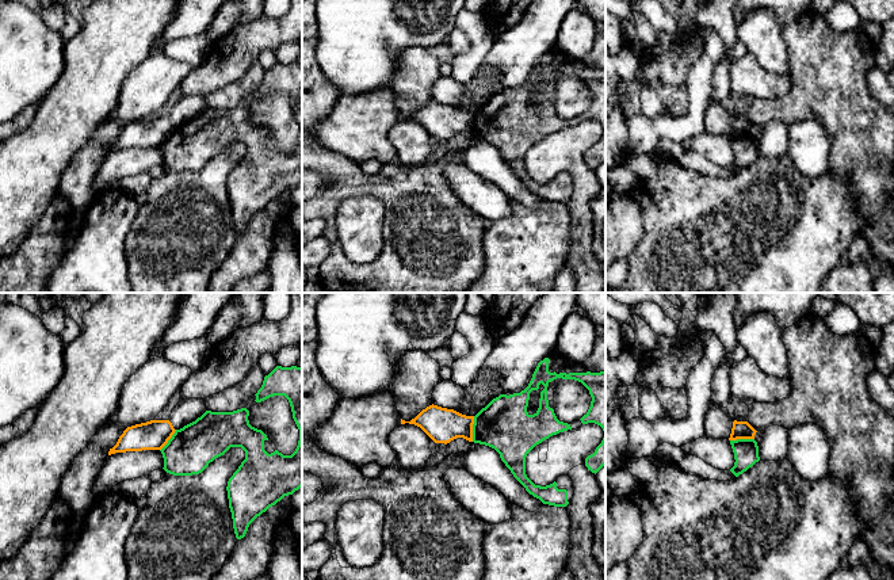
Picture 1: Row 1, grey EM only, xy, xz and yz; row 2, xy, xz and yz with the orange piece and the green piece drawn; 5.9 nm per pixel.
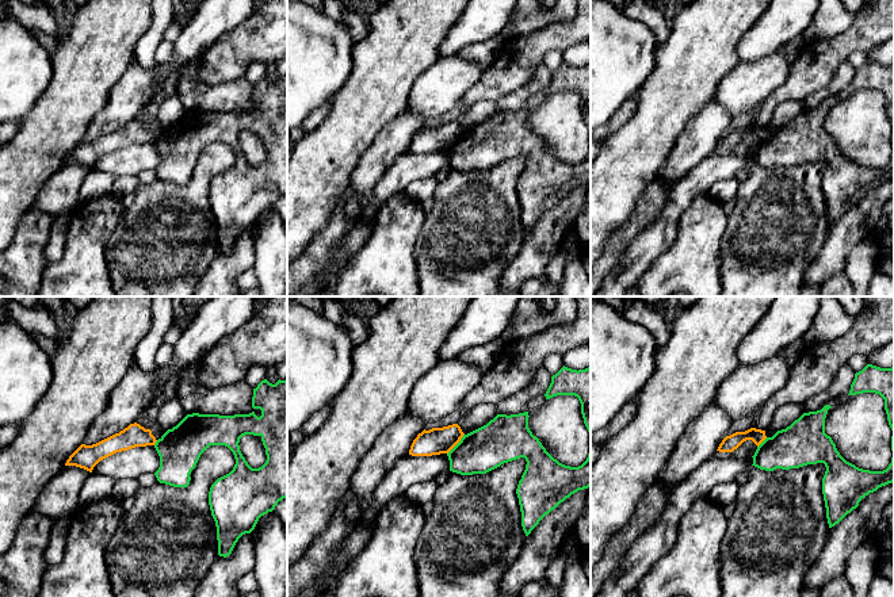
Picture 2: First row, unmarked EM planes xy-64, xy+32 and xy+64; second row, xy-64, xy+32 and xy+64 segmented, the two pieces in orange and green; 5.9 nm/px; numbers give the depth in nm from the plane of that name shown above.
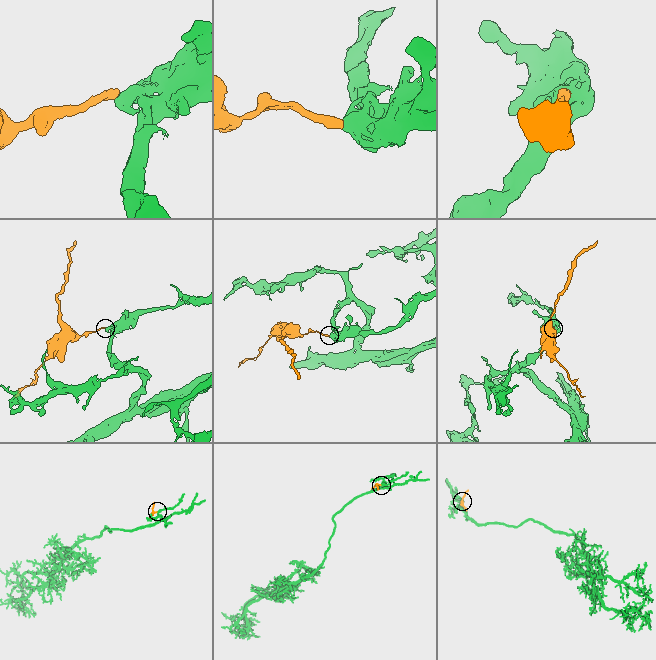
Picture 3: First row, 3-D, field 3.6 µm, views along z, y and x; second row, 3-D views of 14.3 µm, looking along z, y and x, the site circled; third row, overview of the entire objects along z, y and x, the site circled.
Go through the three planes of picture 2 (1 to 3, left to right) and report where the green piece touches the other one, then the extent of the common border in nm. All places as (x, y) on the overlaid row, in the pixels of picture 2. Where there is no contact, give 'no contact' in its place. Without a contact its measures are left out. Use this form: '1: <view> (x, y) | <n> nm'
1: xy-64 (155, 443) | 40 nm
2: xy+32 (457, 443) | 160 nm
3: xy+64 (761, 441) | 90 nm

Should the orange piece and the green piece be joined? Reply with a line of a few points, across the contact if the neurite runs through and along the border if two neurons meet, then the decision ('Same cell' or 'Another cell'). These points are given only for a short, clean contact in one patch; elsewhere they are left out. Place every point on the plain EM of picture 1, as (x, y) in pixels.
Line: xz (474, 113), (472, 137). Another cell

